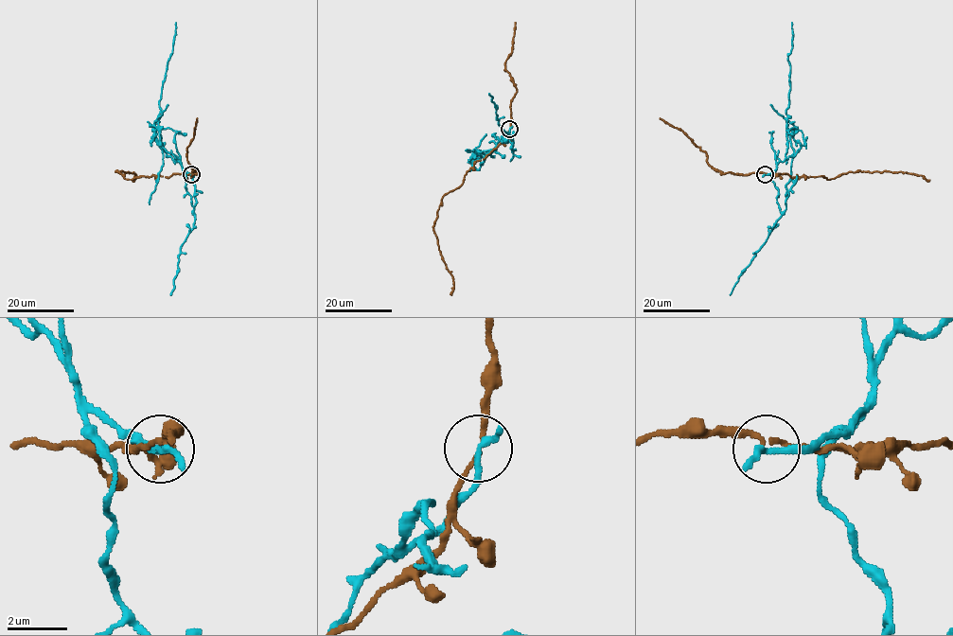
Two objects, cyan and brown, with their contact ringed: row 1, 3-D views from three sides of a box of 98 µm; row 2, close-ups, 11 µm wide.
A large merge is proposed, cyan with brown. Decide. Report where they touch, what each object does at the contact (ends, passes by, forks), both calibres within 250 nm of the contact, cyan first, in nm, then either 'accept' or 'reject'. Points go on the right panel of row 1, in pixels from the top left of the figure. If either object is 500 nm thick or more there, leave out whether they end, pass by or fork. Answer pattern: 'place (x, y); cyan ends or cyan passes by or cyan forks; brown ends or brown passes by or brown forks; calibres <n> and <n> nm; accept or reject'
place (765, 174); cyan ends; brown passes by; calibres 280 and 130 nm; reject

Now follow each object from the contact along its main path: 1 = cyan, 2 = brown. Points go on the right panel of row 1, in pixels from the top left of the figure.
1: (765, 174), (772, 172), (780, 161), (792, 157), (804, 145), (802, 132), (786, 119), (785, 113), (791, 22)
2: (765, 173), (787, 173), (791, 178), (822, 176), (831, 179), (847, 172), (885, 171), (922, 175), (929, 180)

